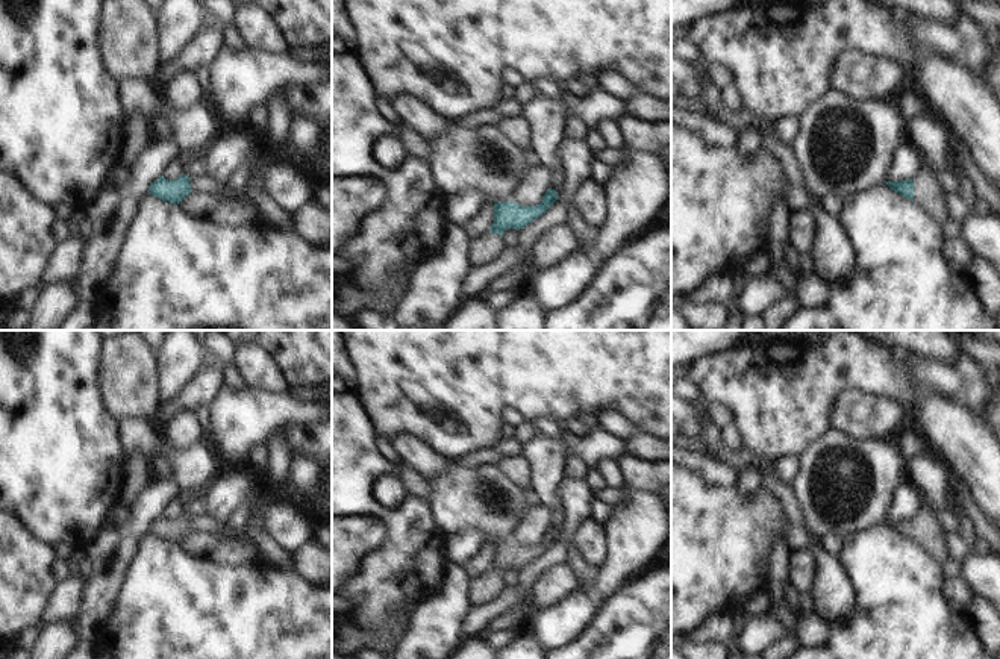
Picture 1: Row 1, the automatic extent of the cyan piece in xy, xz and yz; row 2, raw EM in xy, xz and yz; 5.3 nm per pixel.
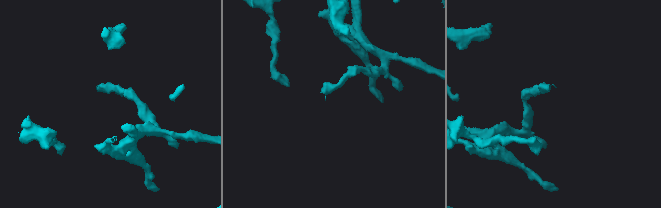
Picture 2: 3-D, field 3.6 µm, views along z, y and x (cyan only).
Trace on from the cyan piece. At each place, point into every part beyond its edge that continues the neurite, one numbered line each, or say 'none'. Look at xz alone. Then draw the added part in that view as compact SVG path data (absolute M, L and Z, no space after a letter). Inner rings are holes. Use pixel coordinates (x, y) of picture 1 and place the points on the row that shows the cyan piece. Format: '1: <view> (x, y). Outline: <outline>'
1: xz (484, 249). Outline: M482 233L468 238L468 259L471 267L482 267L492 262L503 248L503 241L497 233Z

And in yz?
1: yz (929, 194). Outline: M924 165L914 177L914 203L926 209L942 224L945 218L945 191L936 180L936 171Z

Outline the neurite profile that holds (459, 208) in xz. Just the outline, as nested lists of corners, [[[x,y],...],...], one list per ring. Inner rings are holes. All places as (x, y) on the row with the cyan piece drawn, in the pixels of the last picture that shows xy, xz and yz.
[[[464,191],[461,194],[445,197],[445,221],[462,226],[471,220],[483,205],[488,203],[491,201],[479,191]]]

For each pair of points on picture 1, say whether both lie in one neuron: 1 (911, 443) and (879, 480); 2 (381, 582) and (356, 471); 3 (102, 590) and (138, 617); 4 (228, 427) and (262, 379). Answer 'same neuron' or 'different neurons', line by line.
1: different neurons
2: same neuron
3: different neurons
4: different neurons

